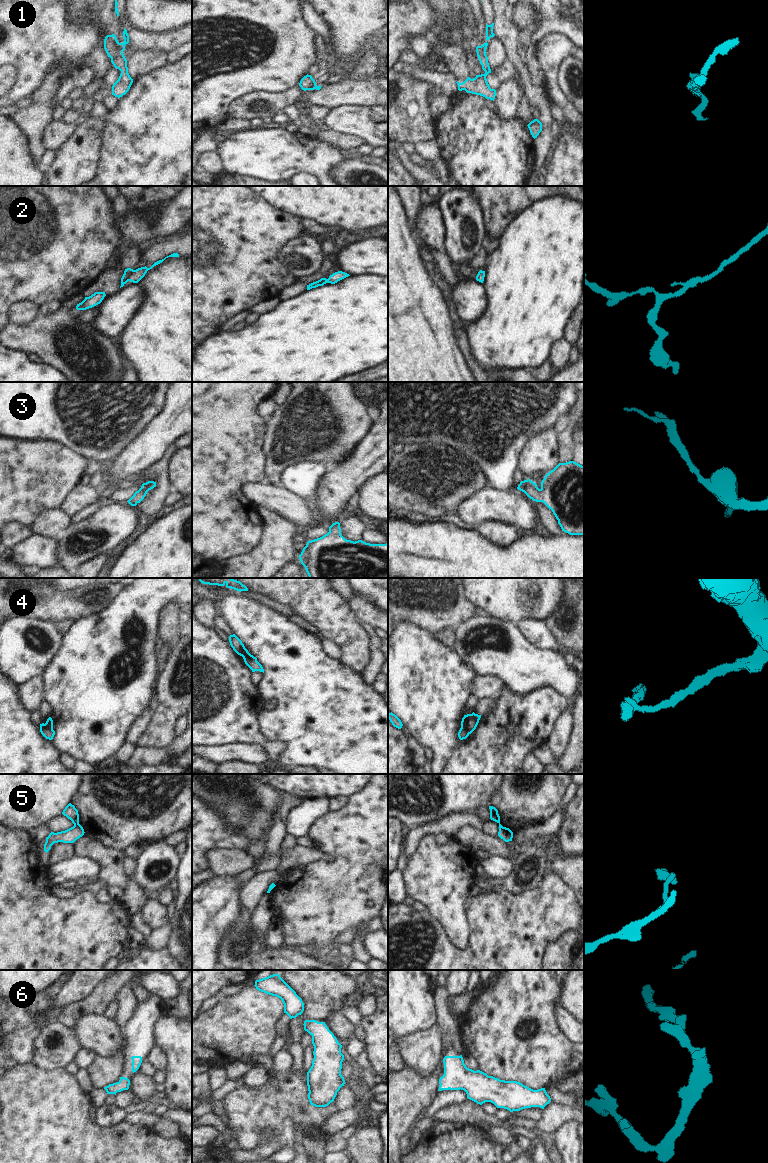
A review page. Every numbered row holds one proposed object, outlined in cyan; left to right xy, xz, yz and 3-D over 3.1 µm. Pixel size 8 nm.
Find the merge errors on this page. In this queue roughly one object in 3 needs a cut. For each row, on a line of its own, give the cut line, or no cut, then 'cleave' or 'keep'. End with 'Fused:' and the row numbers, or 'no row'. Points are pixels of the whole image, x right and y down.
1: cut in xy along (119, 43), (123, 50); cleave
2: no cut; keep
3: no cut; keep
4: cut in yz along (461, 727), (468, 735); cleave
5: cut in xy along (78, 823), (74, 825); cleave
6: no cut; keep
Fused: 1, 4, 5

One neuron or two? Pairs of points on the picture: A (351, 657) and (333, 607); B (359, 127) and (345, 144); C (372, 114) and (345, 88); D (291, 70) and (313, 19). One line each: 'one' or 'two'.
A: one
B: two
C: two
D: two

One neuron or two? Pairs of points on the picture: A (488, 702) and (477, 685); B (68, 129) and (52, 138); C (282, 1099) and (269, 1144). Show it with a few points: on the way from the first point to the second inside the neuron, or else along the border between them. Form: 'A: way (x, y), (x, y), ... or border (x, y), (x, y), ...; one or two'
A: border (494, 695), (488, 695), (480, 699); two
B: way (64, 131), (60, 131), (56, 135); one
C: border (279, 1131), (269, 1131), (267, 1137), (254, 1147); two

